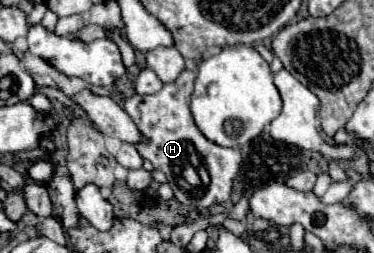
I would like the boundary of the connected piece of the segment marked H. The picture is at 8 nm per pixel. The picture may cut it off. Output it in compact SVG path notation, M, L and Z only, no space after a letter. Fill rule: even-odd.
M183 70L175 82L165 84L157 94L129 96L123 100L121 108L131 116L141 136L145 136L145 142L135 144L137 152L141 154L141 158L149 160L155 168L159 168L167 176L167 182L175 198L183 206L223 204L225 200L229 200L233 192L233 178L237 176L241 166L241 152L237 148L217 148L217 144L207 140L201 134L201 130L195 126L191 110L189 110L193 82L195 82L195 72ZM185 170L197 172L201 182L199 184L189 182L183 176L187 174Z

